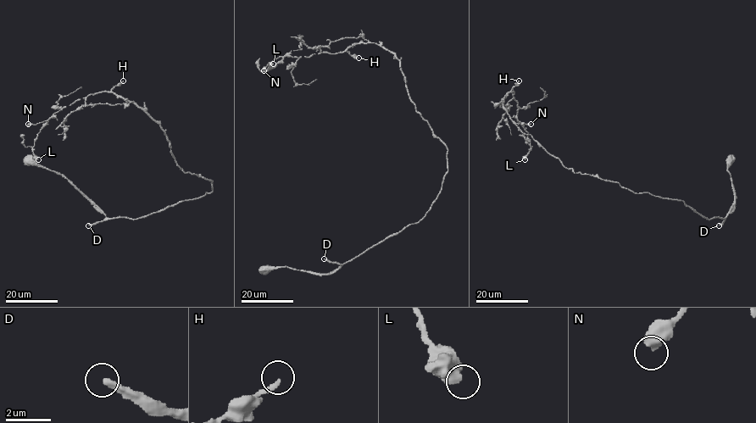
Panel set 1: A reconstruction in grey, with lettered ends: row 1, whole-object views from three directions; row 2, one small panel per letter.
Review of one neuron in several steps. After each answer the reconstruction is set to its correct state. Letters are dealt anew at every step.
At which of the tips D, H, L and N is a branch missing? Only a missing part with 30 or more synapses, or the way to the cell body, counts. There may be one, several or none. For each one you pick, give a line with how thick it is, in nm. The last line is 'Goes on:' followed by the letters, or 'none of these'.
D: 320 nm thick
Goes on: D

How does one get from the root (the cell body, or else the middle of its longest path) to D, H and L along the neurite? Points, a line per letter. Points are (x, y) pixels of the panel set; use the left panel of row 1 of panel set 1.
D: (30, 162), (63, 175), (105, 216), (102, 221), (88, 225)
H: (30, 162), (108, 218), (211, 192), (177, 164), (162, 127), (111, 91), (123, 80)
L: (30, 162), (108, 218), (212, 191), (177, 164), (158, 123), (110, 91), (56, 112), (38, 159)

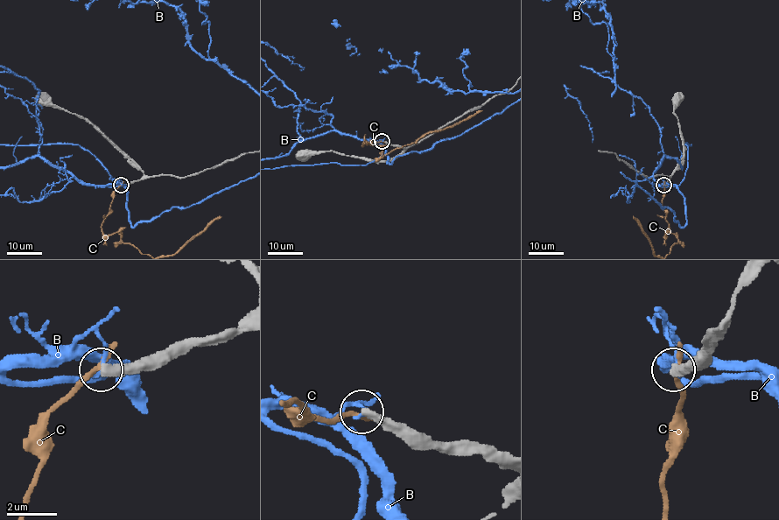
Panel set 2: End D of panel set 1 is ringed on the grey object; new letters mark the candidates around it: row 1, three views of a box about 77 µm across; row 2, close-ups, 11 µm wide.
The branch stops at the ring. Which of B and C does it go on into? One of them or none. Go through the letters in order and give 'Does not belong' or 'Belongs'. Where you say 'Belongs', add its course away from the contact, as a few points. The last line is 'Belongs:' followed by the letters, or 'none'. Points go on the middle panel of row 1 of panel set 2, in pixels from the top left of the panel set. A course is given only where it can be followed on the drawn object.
B: Does not belong
C: Does not belong
Belongs: none

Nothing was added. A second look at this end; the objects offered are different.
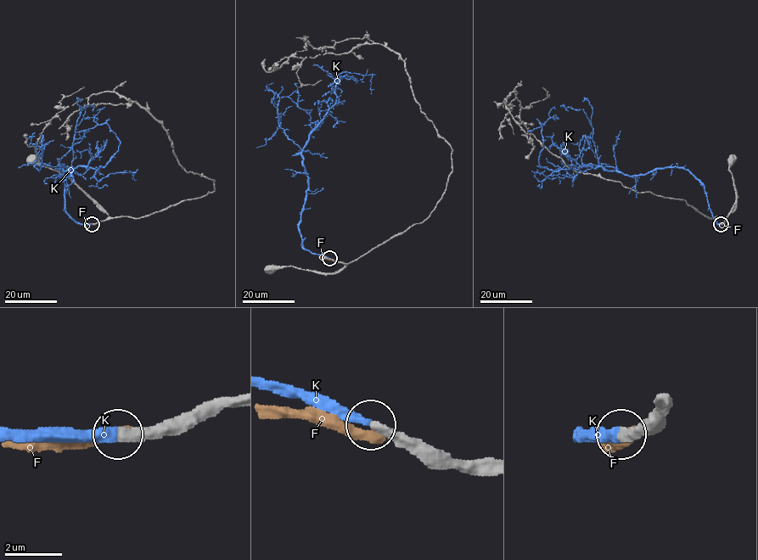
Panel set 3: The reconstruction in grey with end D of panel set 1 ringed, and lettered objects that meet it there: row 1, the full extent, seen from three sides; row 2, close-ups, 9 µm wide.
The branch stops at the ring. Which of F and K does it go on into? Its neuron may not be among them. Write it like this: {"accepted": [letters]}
{"accepted": ["K"]}

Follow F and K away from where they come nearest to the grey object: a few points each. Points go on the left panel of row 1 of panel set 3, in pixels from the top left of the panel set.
F: (92, 224), (81, 225)
K: (92, 224), (66, 211), (61, 170), (97, 171), (120, 140), (106, 123), (75, 132)

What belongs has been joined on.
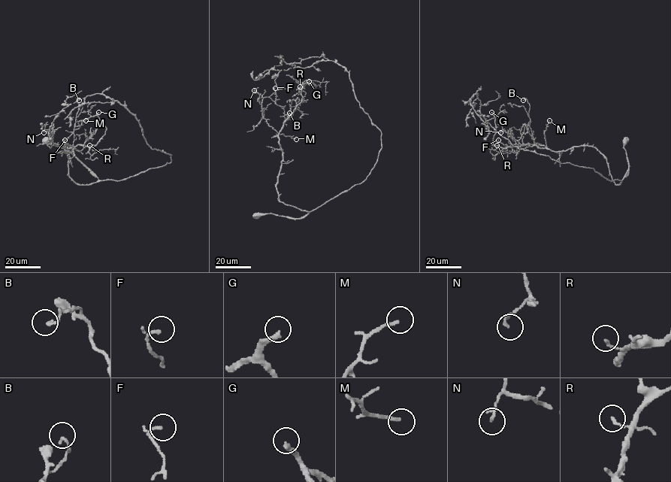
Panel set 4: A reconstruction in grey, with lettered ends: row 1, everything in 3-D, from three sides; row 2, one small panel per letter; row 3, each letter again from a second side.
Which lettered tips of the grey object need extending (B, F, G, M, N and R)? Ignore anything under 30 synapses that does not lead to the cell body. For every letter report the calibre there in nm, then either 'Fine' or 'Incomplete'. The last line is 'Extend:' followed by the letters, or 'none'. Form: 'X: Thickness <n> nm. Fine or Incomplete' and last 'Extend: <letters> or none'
B: Thickness 150 nm. Fine
F: Thickness 120 nm. Fine
G: Thickness 240 nm. Incomplete
M: Thickness 170 nm. Incomplete
N: Thickness 150 nm. Fine
R: Thickness 140 nm. Fine
Extend: G, M

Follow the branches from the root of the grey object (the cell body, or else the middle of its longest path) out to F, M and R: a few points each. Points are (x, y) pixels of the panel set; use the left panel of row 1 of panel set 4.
F: (46, 142), (69, 150), (95, 182), (77, 184), (69, 176), (65, 148), (75, 147), (66, 153), (64, 140)
M: (46, 142), (69, 150), (95, 182), (77, 184), (68, 173), (65, 148), (72, 149), (64, 142), (86, 120)
R: (46, 142), (69, 150), (98, 179), (79, 184), (69, 175), (65, 148), (89, 145)

